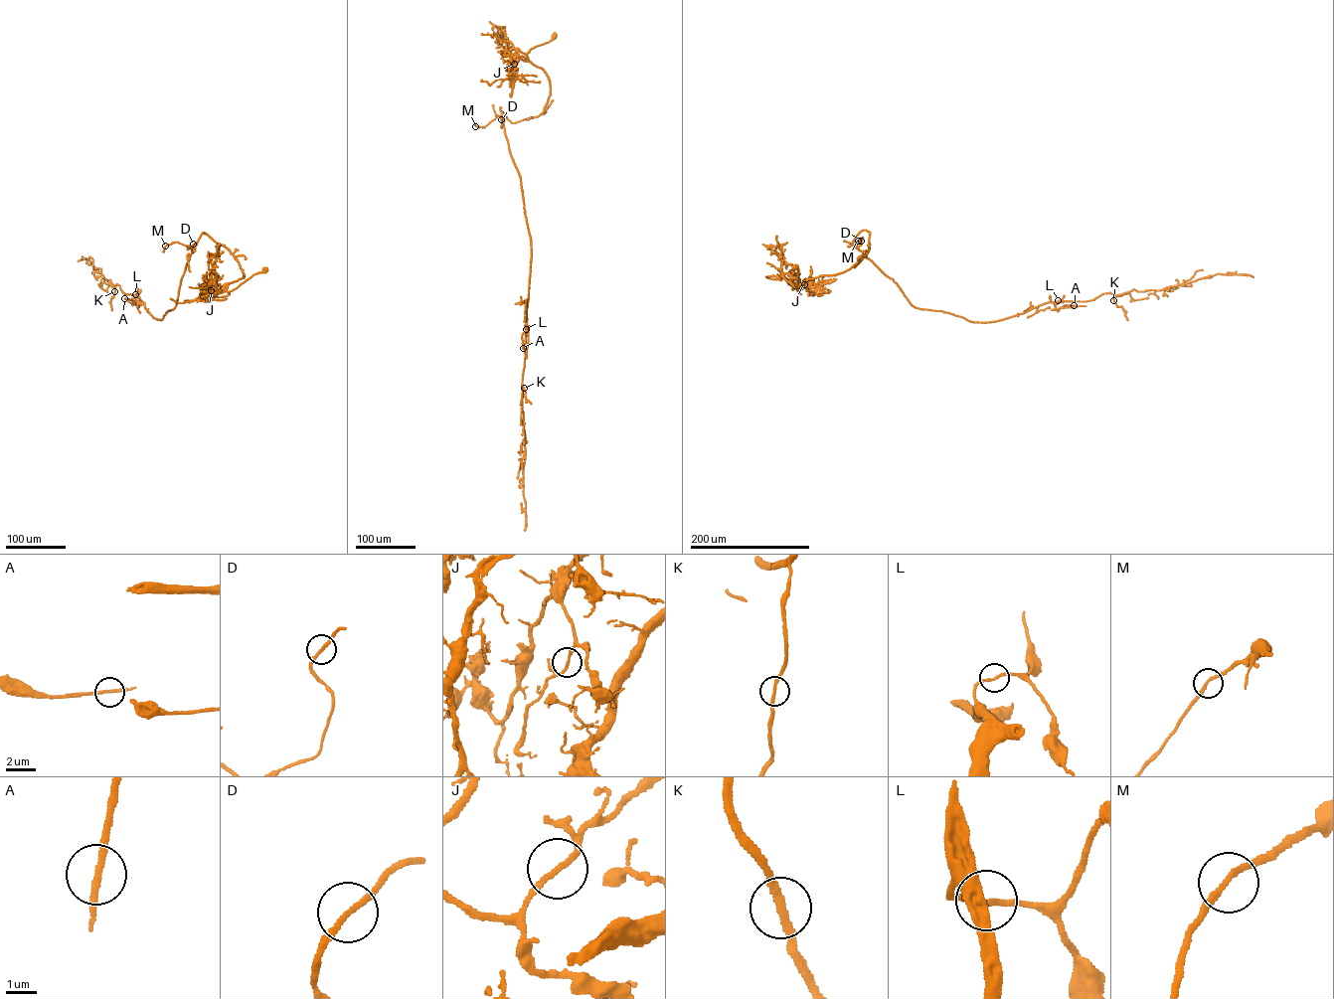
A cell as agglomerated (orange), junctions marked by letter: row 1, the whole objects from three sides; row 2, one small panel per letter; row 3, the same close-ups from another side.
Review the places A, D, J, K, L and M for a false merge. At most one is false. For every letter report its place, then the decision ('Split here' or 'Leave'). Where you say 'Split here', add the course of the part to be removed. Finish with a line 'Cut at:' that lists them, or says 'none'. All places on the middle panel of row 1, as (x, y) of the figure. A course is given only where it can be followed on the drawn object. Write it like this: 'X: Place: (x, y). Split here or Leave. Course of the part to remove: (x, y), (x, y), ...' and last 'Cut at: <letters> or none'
A: Place: (523, 348). Leave
D: Place: (501, 119). Leave
J: Place: (514, 64). Leave
K: Place: (524, 388). Leave
L: Place: (526, 329). Leave
M: Place: (475, 126). Leave
Cut at: none

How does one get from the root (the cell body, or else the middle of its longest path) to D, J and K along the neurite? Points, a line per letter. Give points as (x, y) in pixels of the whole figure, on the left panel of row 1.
D: (265, 269), (228, 291), (229, 284), (244, 275), (234, 254), (203, 233), (192, 252), (193, 244)
J: (265, 269), (229, 291), (226, 290), (228, 283), (217, 293), (211, 290)
K: (265, 269), (228, 291), (243, 270), (203, 233), (175, 307), (162, 319), (138, 296), (116, 284), (114, 291)

